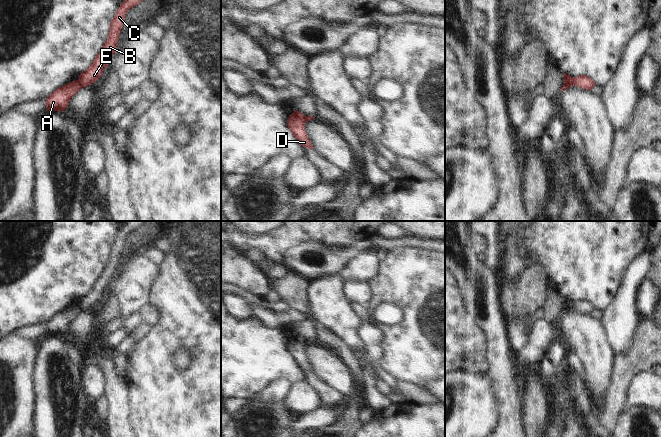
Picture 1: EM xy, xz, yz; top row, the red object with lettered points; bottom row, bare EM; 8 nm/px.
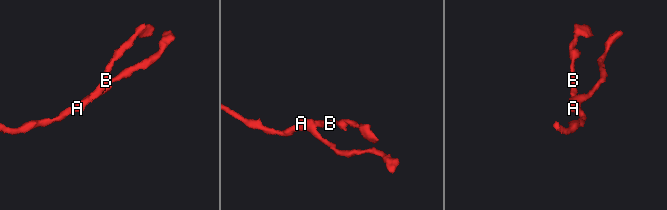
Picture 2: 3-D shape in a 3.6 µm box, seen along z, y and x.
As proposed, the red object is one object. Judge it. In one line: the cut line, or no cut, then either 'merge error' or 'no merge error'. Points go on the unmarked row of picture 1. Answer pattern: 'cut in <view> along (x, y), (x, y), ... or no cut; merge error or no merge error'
cut in yz along (574, 301), (570, 307), (564, 308); merge error

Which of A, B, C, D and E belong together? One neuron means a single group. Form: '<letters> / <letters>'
A D / B C E

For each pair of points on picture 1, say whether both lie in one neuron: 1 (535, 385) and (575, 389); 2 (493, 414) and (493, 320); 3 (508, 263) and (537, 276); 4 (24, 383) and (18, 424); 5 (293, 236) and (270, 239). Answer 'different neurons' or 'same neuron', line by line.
1: different neurons
2: different neurons
3: different neurons
4: same neuron
5: same neuron

